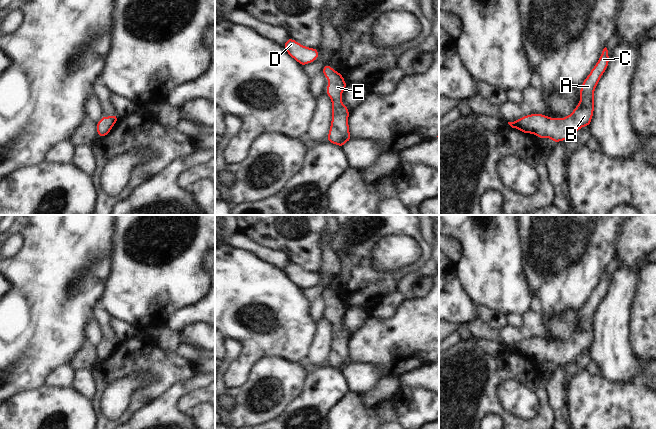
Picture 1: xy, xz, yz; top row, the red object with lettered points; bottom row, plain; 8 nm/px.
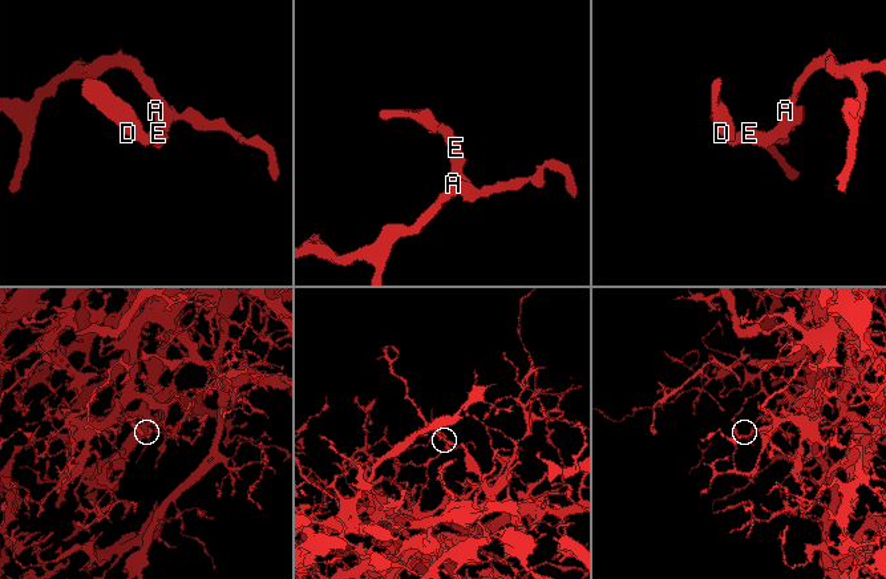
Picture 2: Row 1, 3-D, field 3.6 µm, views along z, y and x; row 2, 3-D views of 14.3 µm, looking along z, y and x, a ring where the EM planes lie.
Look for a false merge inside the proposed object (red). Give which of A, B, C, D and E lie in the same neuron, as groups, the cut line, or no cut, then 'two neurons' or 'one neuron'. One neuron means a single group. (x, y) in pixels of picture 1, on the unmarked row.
groups A B C D E; cut none; one neuron

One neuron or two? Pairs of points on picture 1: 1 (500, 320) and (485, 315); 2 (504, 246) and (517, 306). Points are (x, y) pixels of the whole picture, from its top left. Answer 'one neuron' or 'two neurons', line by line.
1: one neuron
2: one neuron

